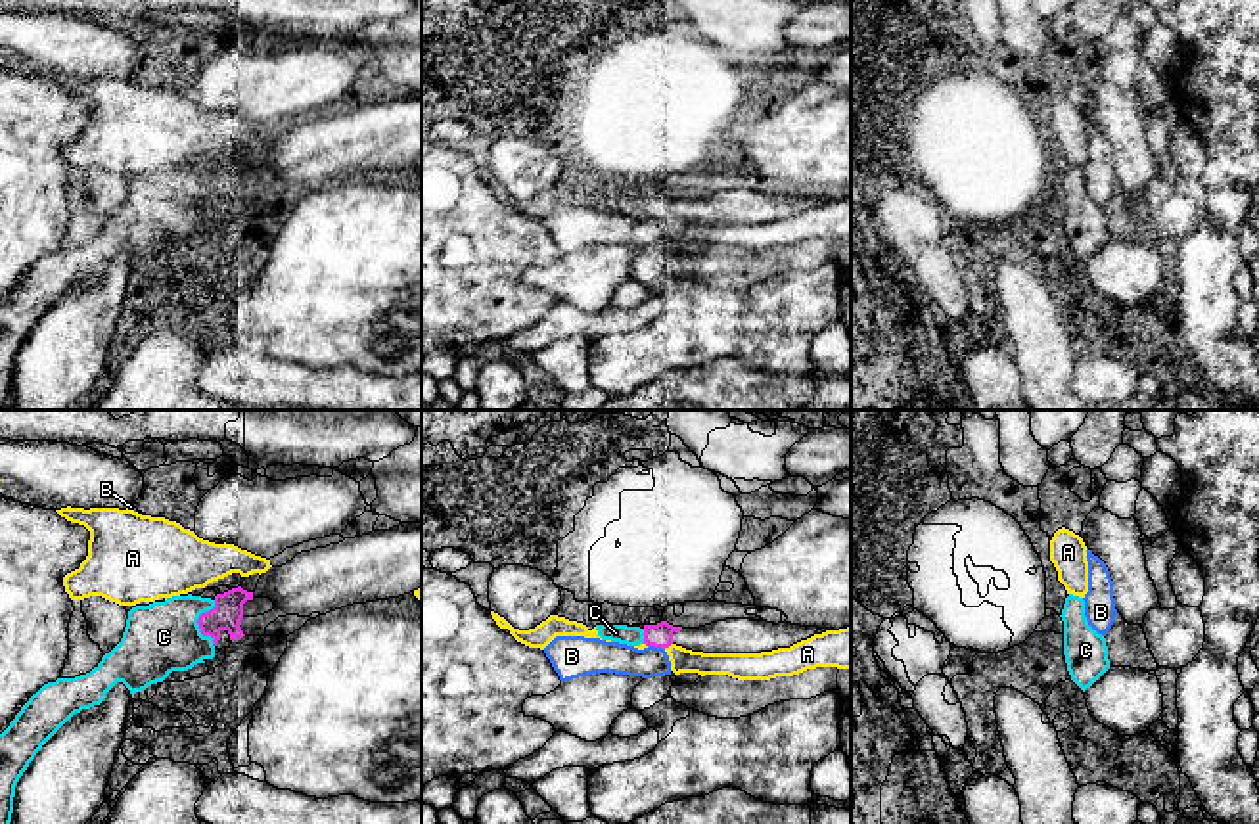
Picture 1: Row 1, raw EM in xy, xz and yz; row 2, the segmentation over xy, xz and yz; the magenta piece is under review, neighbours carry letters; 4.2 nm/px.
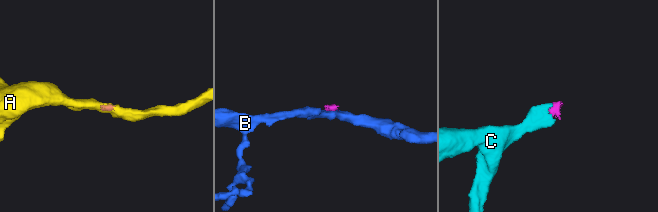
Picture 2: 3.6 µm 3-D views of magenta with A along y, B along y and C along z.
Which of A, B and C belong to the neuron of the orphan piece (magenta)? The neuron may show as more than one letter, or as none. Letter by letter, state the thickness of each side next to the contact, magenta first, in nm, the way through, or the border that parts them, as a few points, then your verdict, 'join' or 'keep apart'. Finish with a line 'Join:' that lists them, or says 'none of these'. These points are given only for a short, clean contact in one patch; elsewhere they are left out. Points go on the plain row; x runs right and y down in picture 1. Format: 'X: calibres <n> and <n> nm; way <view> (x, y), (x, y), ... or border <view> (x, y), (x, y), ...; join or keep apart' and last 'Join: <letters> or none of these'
A: calibres 100 and 100 nm; keep apart
B: calibres 100 and 140 nm; keep apart
C: calibres 130 and 300 nm; way xy (227, 184), (209, 186), (198, 194), (163, 207); join
Join: C

